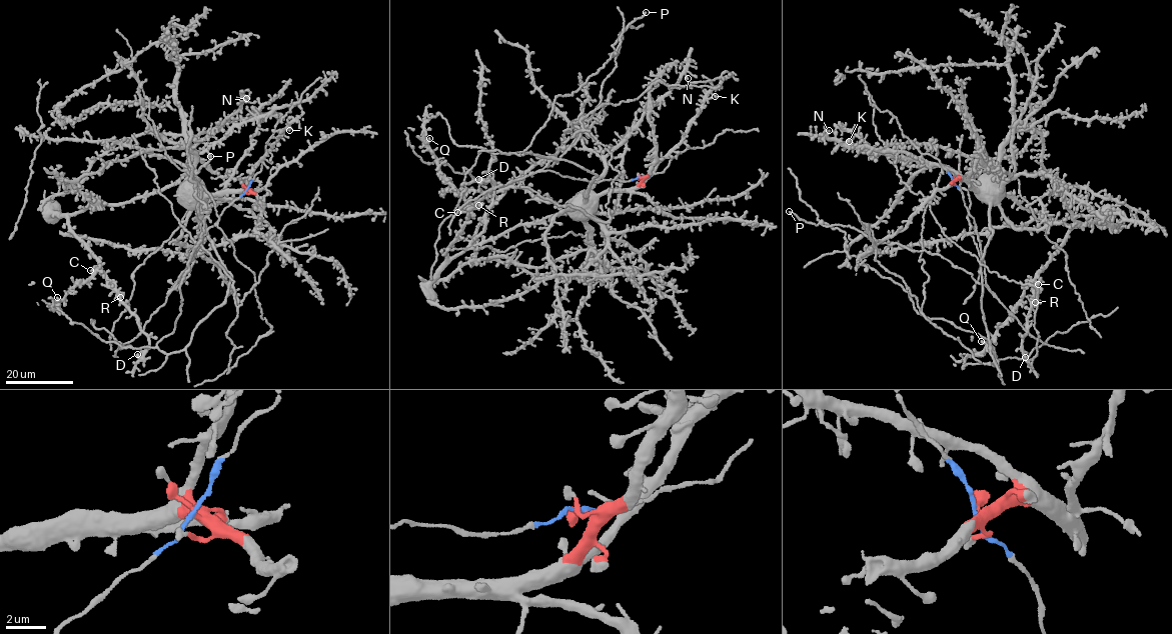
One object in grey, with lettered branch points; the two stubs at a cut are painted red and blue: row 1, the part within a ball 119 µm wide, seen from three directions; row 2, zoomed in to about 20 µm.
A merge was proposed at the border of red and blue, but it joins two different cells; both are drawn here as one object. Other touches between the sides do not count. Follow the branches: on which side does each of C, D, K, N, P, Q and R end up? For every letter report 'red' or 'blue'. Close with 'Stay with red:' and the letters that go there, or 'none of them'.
C: blue
D: blue
K: red
N: red
P: blue
Q: blue
R: blue
Stay with red: K, N

